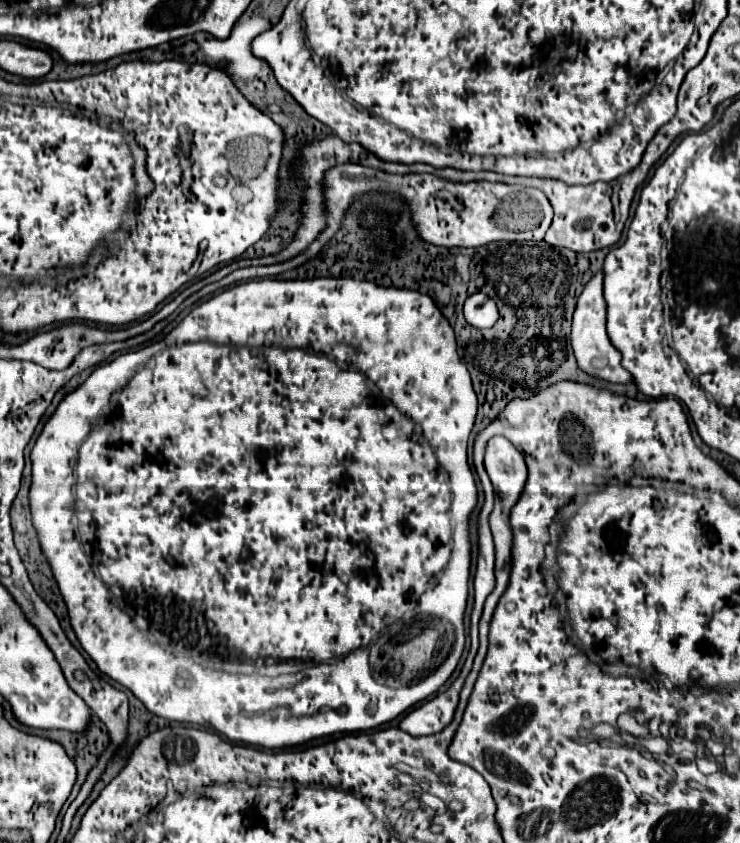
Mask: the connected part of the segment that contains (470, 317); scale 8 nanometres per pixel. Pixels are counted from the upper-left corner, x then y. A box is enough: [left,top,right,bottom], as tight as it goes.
[465,292,499,328]

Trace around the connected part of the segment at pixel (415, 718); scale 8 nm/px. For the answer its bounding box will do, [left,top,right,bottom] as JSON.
[399,618,479,736]

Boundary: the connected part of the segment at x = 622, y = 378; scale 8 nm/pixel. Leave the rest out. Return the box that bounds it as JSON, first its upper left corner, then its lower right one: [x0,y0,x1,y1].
[571,272,631,384]

